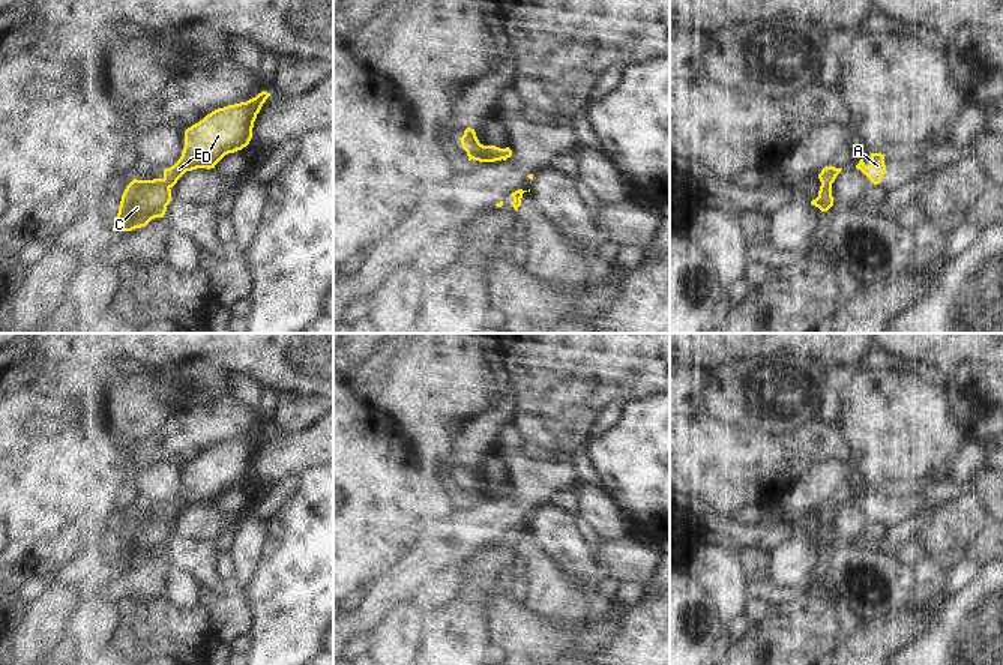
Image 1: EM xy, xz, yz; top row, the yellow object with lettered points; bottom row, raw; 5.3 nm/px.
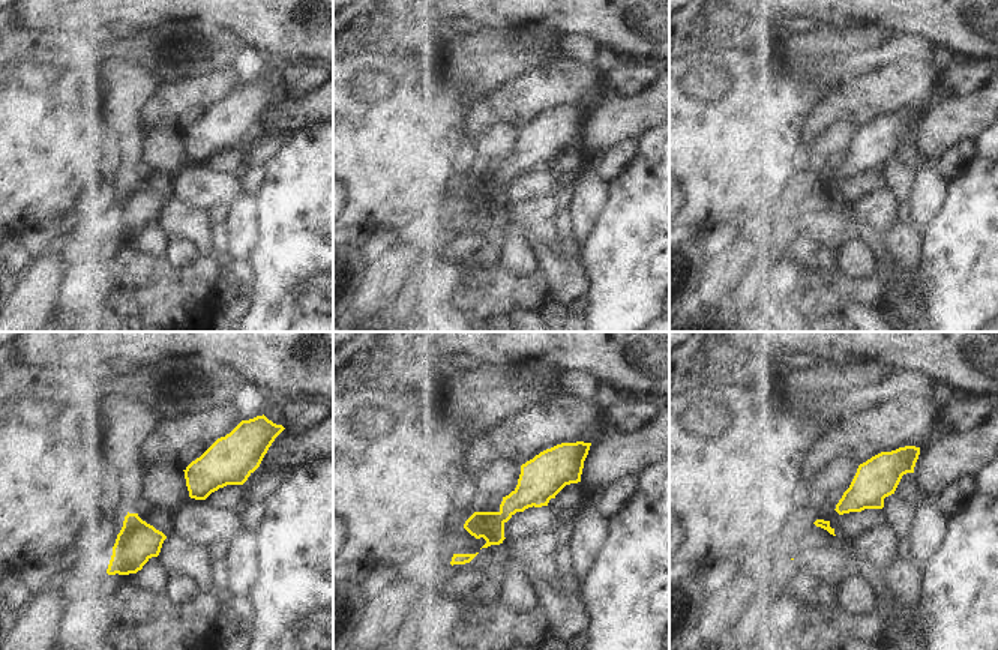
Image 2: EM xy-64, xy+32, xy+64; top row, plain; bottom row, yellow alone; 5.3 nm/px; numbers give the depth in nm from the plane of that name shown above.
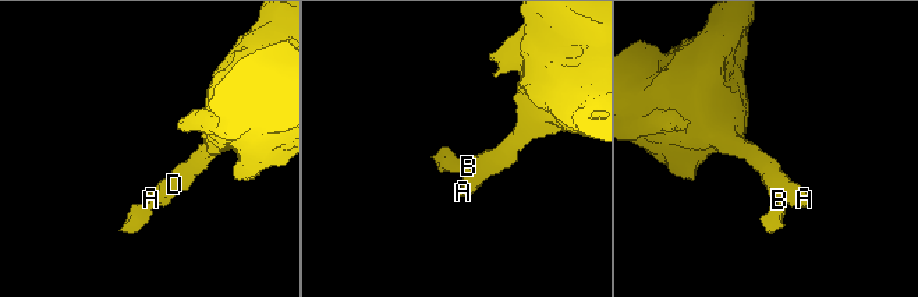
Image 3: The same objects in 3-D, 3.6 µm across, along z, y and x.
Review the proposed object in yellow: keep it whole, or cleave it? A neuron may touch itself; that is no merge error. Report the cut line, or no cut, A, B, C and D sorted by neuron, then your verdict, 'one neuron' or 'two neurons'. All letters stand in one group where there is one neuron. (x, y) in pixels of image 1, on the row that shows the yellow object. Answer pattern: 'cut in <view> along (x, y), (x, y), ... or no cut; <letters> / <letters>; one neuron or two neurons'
no cut; A B C D; one neuron

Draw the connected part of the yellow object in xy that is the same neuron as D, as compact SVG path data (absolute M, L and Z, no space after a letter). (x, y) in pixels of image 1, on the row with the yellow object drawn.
M267 92L255 98L218 108L185 131L180 159L164 170L162 179L134 179L125 189L113 231L132 231L146 227L155 218L164 218L171 198L171 188L186 173L197 168L215 168L228 153L246 147Z

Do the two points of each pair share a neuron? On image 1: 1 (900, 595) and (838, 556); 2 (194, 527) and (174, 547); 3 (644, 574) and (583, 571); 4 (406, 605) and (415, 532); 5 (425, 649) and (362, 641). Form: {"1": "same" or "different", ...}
{"1": "same", "2": "different", "3": "different", "4": "different", "5": "different"}

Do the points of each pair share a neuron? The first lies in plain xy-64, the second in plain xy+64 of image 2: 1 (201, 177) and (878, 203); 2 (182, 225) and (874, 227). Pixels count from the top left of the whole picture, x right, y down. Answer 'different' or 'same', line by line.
1: different
2: same

